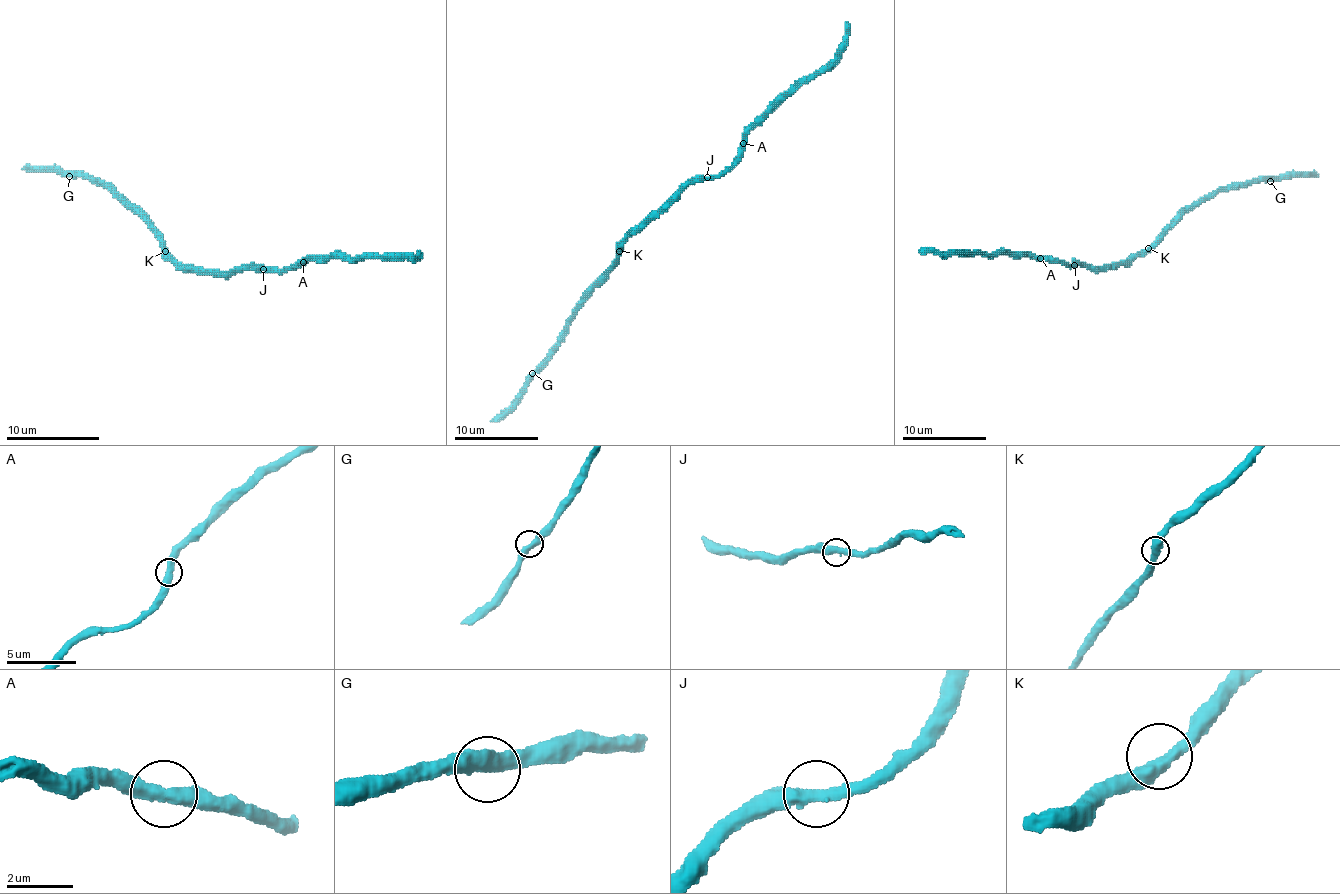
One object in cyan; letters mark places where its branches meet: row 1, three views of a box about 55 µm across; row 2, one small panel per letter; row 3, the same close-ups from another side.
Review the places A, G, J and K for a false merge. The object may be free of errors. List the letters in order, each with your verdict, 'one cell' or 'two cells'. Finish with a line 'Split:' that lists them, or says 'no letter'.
A: one cell
G: one cell
J: one cell
K: one cell
Split: no letter

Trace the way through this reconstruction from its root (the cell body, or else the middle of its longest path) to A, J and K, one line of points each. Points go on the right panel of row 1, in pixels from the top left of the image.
A: (1116, 262), (1087, 267), (1041, 258)
J: (1116, 262), (1102, 267), (1074, 265)
K: (1116, 262), (1129, 262), (1148, 248)

